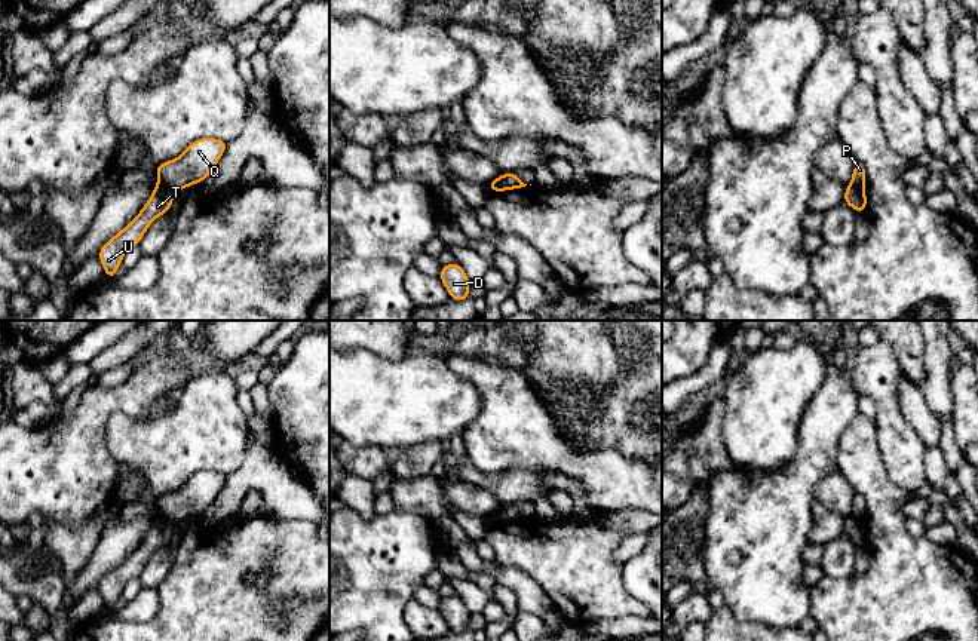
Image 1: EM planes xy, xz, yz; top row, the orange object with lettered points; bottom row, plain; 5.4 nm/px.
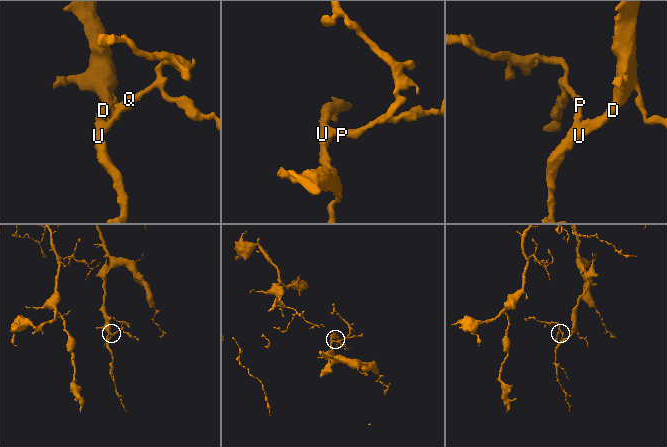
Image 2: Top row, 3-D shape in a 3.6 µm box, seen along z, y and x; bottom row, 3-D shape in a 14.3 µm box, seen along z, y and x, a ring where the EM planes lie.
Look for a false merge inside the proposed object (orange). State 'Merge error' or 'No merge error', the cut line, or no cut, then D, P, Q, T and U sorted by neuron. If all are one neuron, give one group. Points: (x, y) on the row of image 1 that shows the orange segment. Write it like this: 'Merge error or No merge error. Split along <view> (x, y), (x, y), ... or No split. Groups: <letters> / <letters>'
Merge error. Split along xy (159, 181), (163, 181), (174, 190). Groups: D T U / P Q

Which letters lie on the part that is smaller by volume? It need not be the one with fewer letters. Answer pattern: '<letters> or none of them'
P, Q

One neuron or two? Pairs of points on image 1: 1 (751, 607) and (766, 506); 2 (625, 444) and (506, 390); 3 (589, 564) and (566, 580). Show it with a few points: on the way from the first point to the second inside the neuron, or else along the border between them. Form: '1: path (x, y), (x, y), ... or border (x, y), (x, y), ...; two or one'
1: path (756, 582), (756, 531); one
2: border (529, 382), (567, 439); two
3: path (583, 564), (572, 574); one

